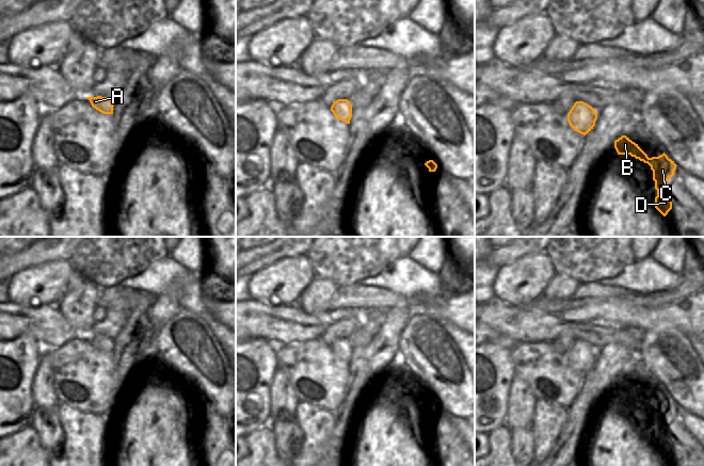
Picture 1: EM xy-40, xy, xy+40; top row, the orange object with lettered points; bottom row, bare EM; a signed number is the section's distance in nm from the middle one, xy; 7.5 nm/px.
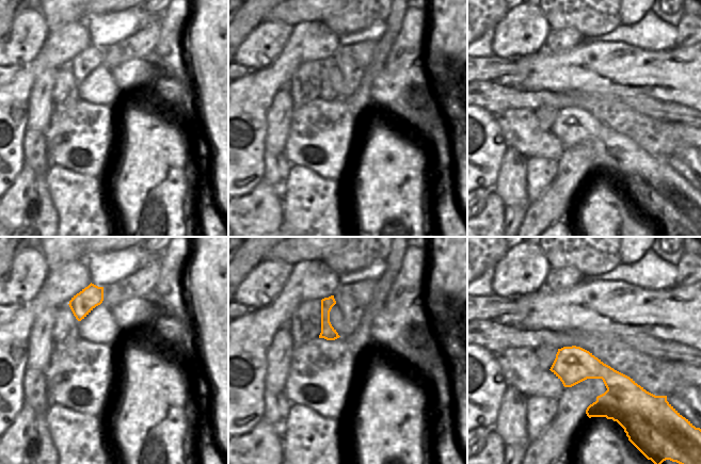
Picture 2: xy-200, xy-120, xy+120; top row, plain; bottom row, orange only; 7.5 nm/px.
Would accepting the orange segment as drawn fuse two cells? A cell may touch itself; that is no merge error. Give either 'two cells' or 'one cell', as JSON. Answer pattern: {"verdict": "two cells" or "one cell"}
{"verdict": "one cell"}

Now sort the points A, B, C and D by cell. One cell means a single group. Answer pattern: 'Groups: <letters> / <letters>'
Groups: A B C D.

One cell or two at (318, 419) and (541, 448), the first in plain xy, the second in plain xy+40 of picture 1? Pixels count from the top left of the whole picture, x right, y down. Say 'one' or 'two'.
one

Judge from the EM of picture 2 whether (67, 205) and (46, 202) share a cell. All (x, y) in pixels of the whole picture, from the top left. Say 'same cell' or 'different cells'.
different cells

